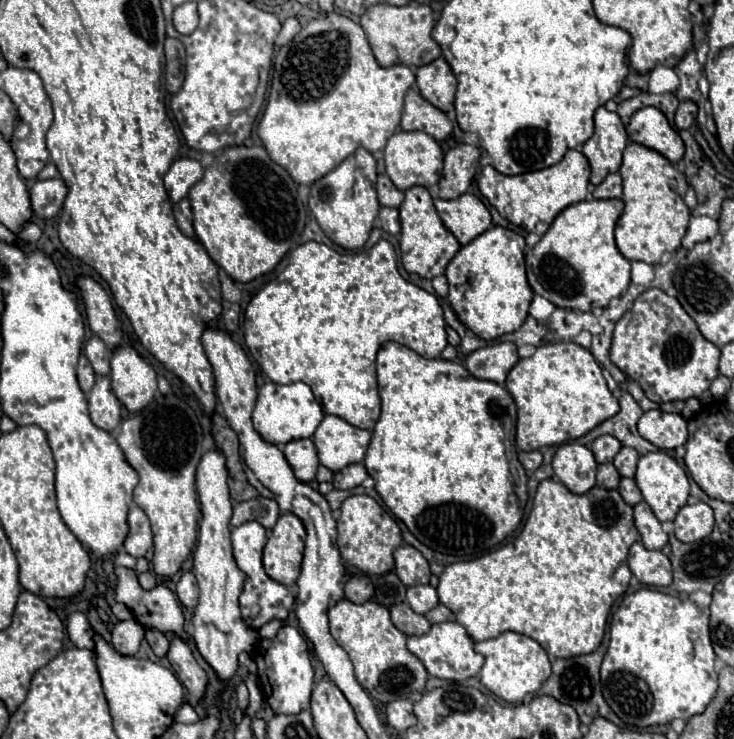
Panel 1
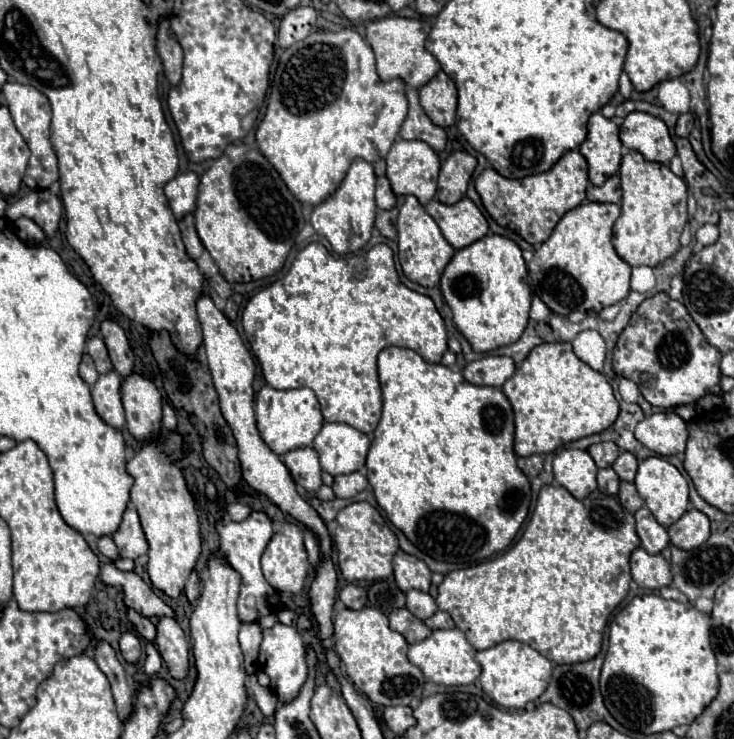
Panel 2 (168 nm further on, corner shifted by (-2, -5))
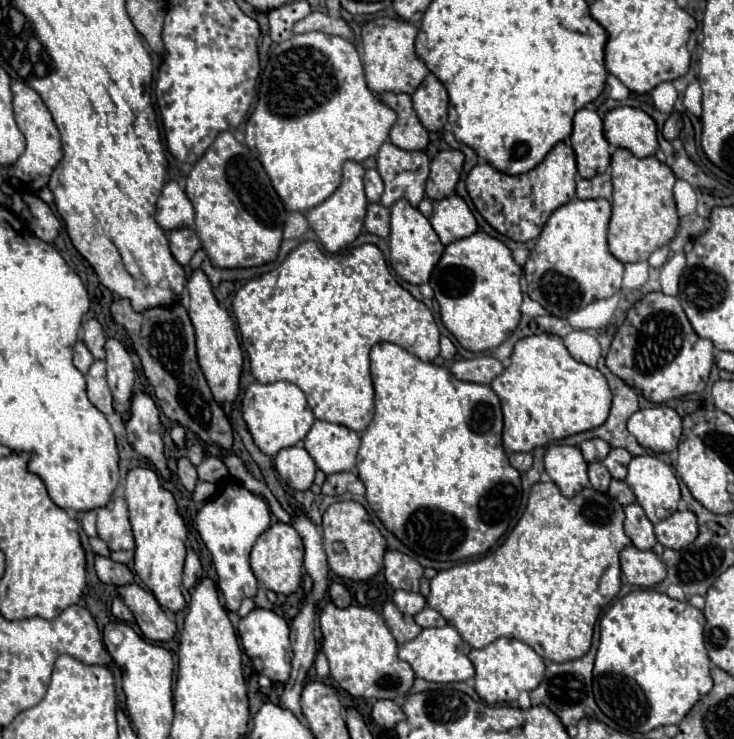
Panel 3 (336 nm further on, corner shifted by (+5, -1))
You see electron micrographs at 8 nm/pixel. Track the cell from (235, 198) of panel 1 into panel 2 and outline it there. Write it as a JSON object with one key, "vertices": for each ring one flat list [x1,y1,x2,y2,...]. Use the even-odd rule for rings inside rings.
{"vertices":[[229,145,223,155,211,165,211,169,203,173,199,183,197,209,193,215,199,239,203,241,205,249,217,263,221,275,229,283,249,283,275,275,285,265,295,237,305,225,301,203,287,189,275,167,265,159,261,151,251,149,247,145]]}

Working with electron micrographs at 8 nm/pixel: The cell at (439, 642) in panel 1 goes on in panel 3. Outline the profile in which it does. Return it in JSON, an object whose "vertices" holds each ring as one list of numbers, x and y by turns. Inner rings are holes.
{"vertices":[[430,627,430,629,422,629,422,633,400,645,398,647,398,655,402,661,408,661,416,673,416,677,422,677,426,681,434,681,434,683,452,683,452,681,468,681,470,677,474,677,474,665,468,659,470,653,470,645,462,641,460,633,452,627]]}

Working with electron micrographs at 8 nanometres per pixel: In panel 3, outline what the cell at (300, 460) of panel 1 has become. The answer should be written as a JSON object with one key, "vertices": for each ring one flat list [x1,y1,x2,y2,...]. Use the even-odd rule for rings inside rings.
{"vertices":[[302,445,282,449,274,459,274,467,278,475,296,491,306,491,314,483,316,463]]}

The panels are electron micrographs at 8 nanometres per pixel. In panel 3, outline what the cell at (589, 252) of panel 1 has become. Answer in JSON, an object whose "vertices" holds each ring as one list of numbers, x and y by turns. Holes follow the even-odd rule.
{"vertices":[[574,199,562,207,558,207,550,219,546,221,536,245,532,247,528,261,524,265,524,277,526,277,526,293,530,299,538,301,550,315,554,317,568,317,568,313,582,309,590,305,592,301,598,299,608,299,614,295,620,287,624,289,640,289,648,281,648,263,628,263,624,271,624,263,620,263,610,251,606,243,606,231,608,231,608,221,610,221,612,207,606,199]]}

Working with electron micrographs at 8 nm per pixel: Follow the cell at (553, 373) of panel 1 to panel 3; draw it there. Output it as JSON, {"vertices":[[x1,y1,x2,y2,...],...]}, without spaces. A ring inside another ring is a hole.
{"vertices":[[540,333,514,345,510,367,490,387,496,391,504,413,504,451,532,452,552,441,600,427,612,405,612,391,604,375,576,361,558,335]]}

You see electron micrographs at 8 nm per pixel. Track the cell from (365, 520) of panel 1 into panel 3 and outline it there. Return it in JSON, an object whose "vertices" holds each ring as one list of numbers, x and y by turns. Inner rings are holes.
{"vertices":[[340,501,326,509,322,517,324,529,324,551,328,557,328,567,344,579,366,581,382,569,382,559,386,551,386,539,372,523,368,511,356,501]]}

